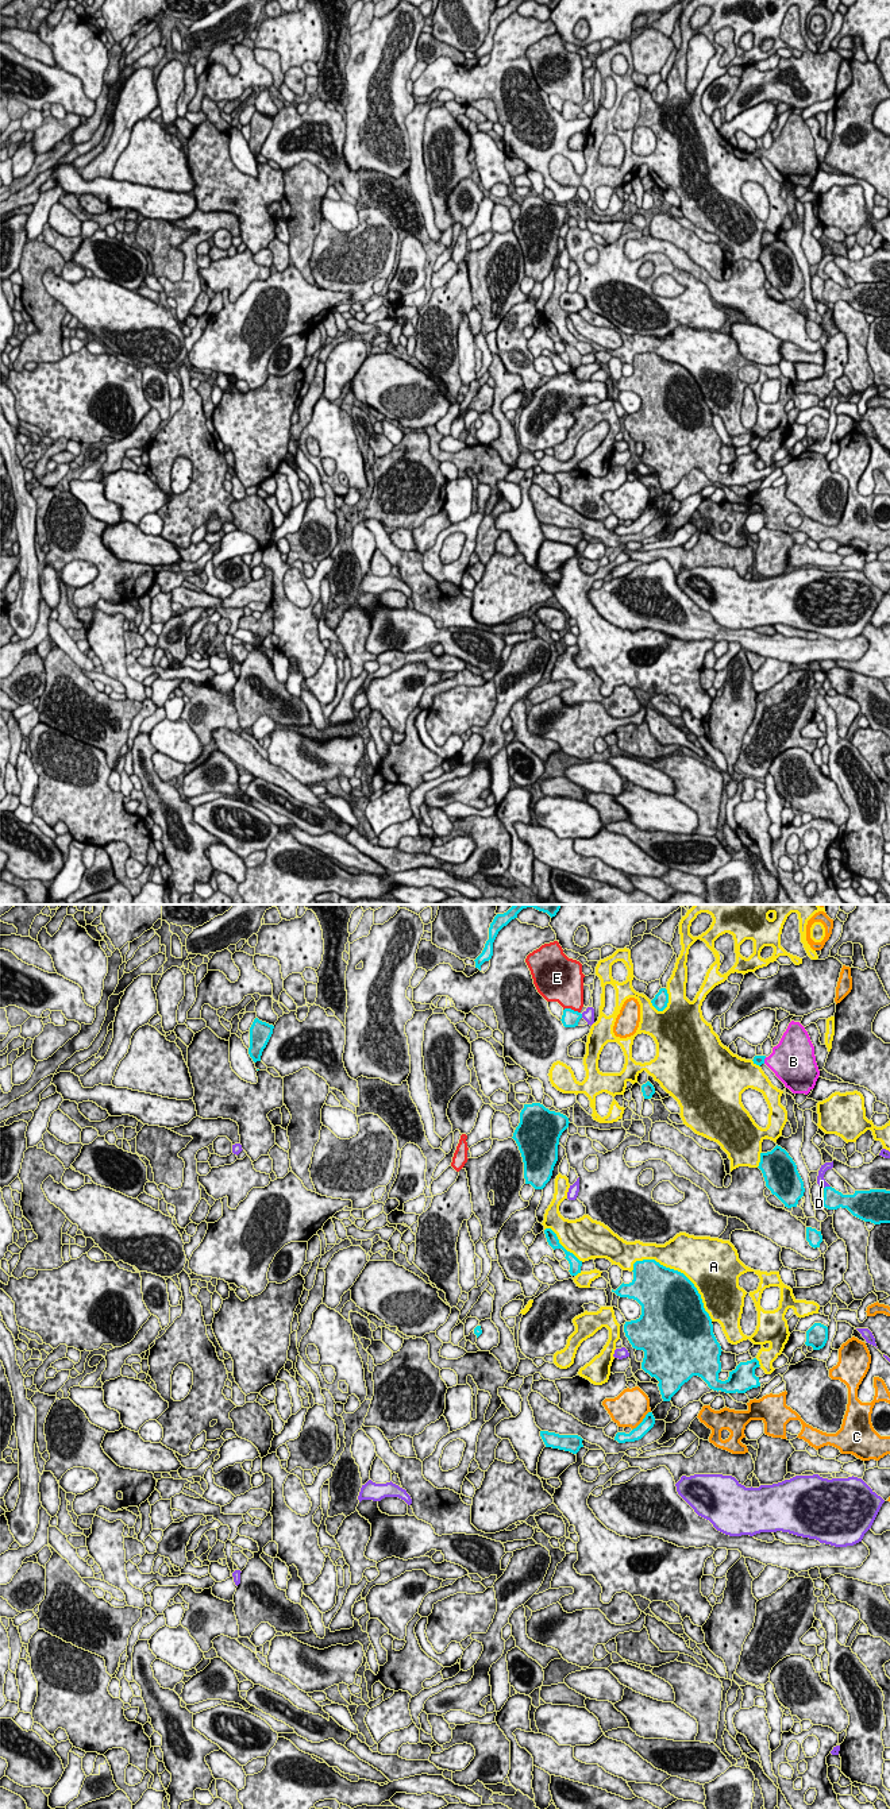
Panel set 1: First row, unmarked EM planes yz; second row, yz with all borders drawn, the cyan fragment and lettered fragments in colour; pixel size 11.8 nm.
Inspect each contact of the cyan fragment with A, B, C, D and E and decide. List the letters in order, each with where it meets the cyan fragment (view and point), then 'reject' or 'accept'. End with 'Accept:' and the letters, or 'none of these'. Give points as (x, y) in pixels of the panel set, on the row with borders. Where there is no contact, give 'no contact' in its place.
A: meets cyan in yz at (679, 1272); reject
B: meets cyan in yz at (763, 1060); accept
C: meets cyan in yz at (643, 1420); reject
D: meets cyan in yz at (827, 1187); reject
E: meets cyan in yz at (570, 1009); reject
Accept: B

